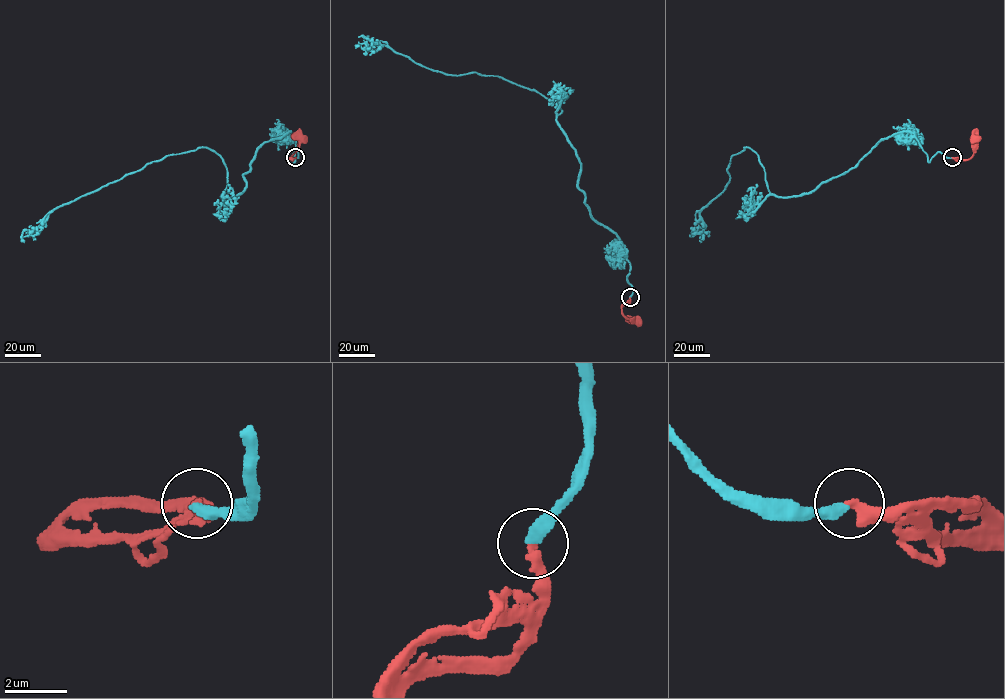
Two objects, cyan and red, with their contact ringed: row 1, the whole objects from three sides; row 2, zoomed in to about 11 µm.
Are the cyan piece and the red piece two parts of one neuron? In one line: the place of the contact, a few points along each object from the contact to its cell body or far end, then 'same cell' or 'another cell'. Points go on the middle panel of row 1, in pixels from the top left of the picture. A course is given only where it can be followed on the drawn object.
place (630, 297); course cyan (629, 297), (630, 264), (584, 202), (557, 104), (498, 76), (445, 74), (385, 45), (358, 46); course red (629, 298), (621, 306), (621, 314), (628, 319), (637, 319); same cell

